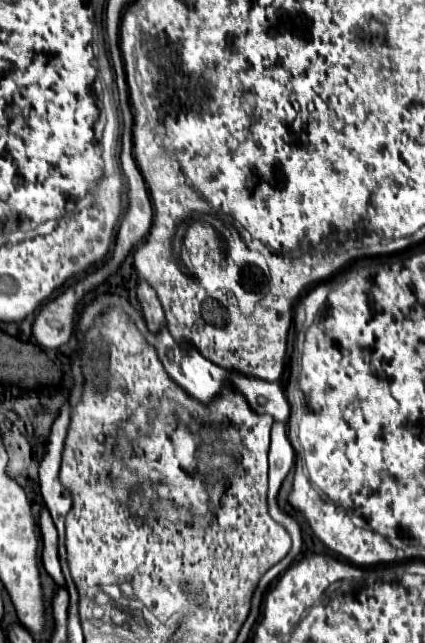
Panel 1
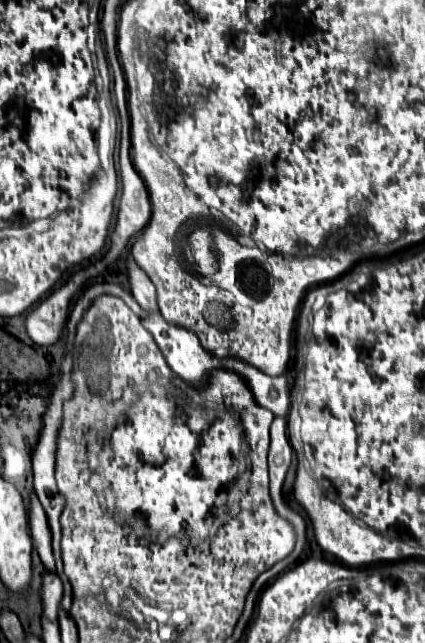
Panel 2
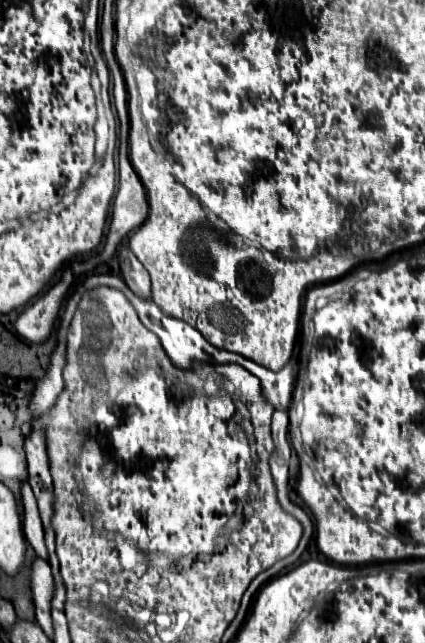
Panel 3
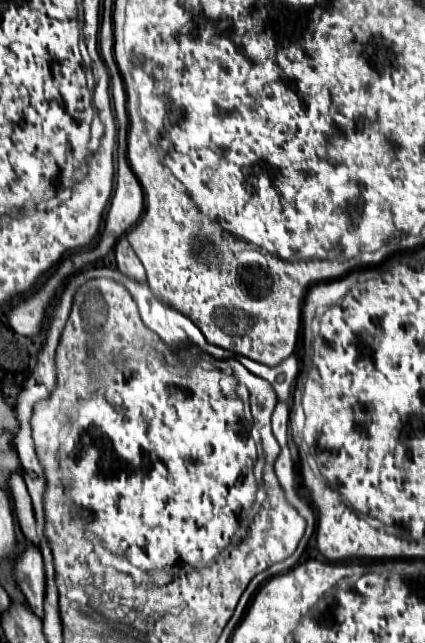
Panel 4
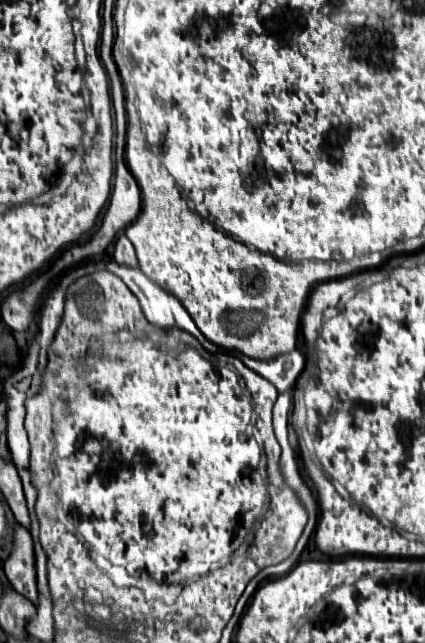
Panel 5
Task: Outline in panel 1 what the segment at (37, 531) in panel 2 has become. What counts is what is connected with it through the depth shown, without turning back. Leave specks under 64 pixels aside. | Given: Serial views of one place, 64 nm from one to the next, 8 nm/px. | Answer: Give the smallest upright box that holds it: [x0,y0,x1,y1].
[38,506,64,586]

